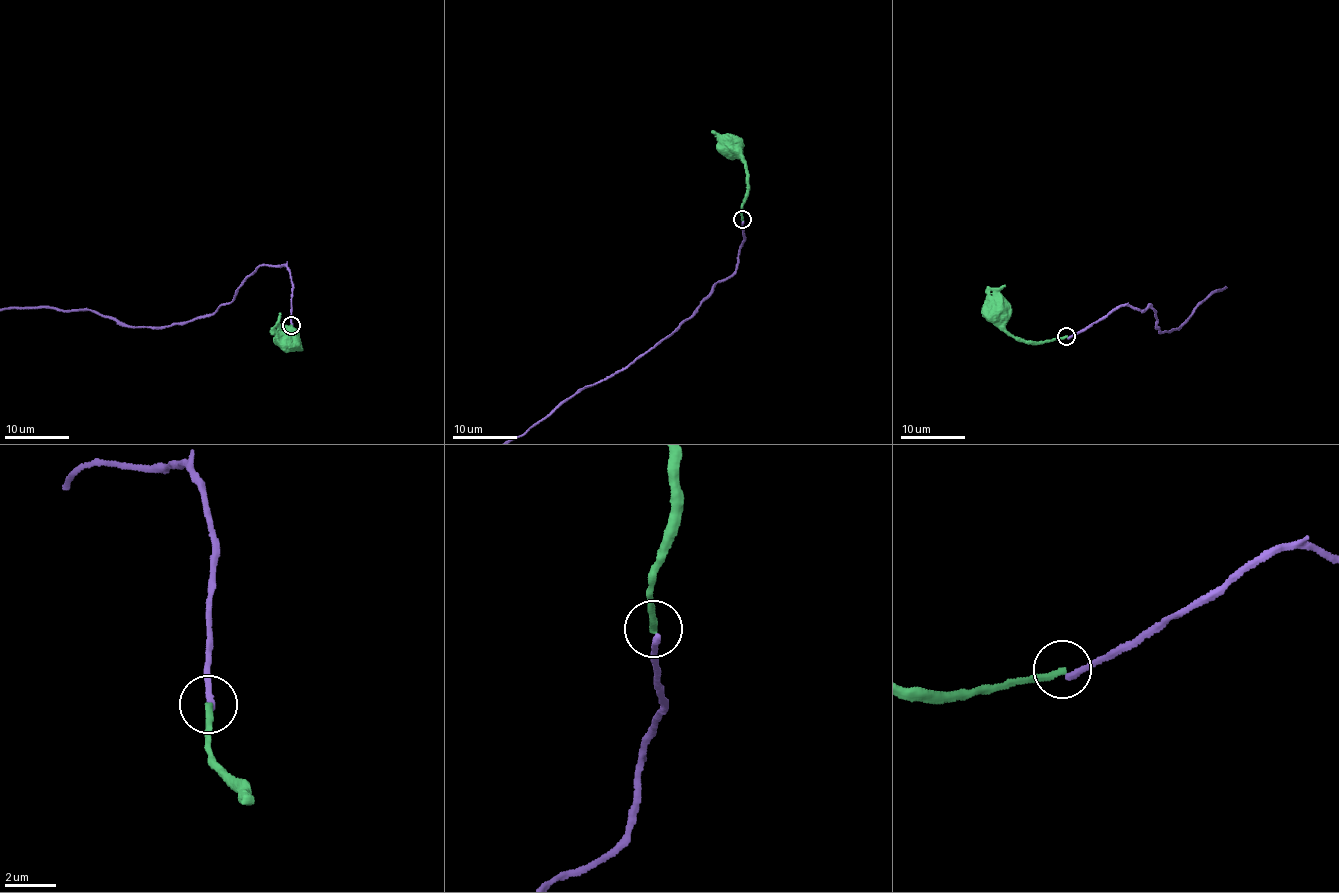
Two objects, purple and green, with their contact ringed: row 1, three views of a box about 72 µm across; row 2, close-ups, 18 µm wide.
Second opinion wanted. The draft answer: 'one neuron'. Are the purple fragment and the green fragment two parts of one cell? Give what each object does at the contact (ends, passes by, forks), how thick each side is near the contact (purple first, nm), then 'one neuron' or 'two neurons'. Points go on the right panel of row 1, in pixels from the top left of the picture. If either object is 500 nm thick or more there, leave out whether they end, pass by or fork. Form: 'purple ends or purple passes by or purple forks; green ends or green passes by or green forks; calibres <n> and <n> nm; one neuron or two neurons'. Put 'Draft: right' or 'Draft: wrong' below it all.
purple ends; green ends; calibres 260 and 260 nm; two neurons
Draft: wrong

